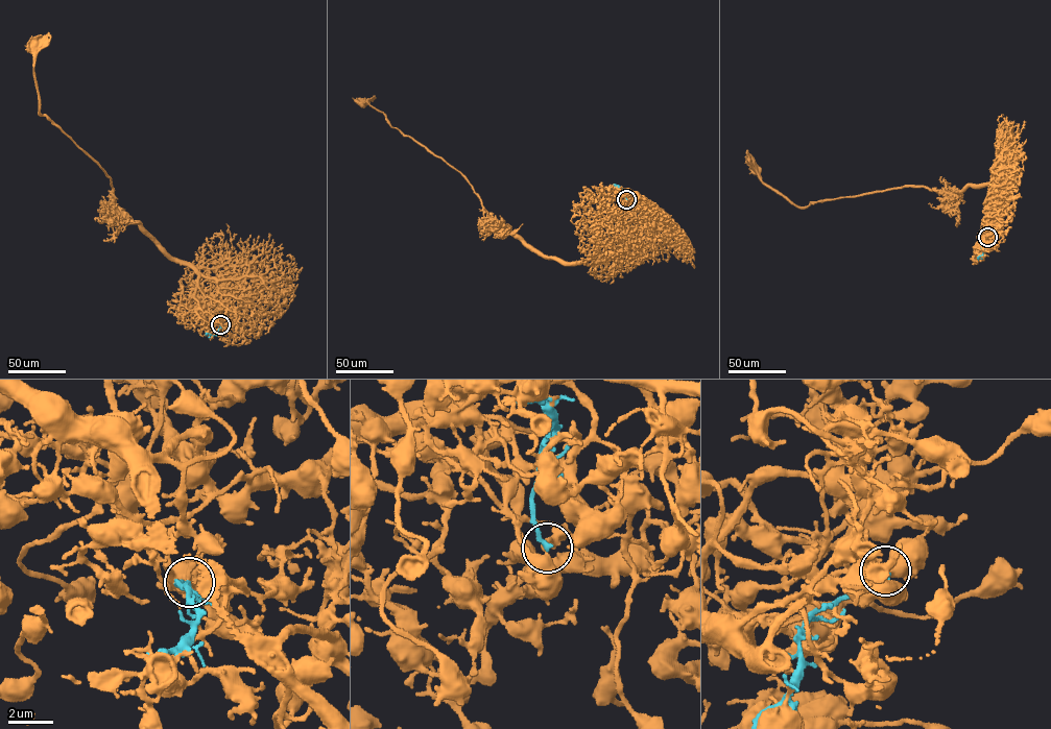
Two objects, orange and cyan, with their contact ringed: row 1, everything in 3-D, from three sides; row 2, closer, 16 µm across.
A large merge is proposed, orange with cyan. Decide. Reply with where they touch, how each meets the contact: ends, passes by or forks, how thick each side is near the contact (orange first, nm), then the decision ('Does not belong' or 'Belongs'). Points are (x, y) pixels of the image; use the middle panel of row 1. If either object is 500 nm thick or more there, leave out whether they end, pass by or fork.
Place: (626, 199). At the ring orange forks. At the ring cyan ends. Thickness 360 nm (orange) against 240 nm. Does not belong

